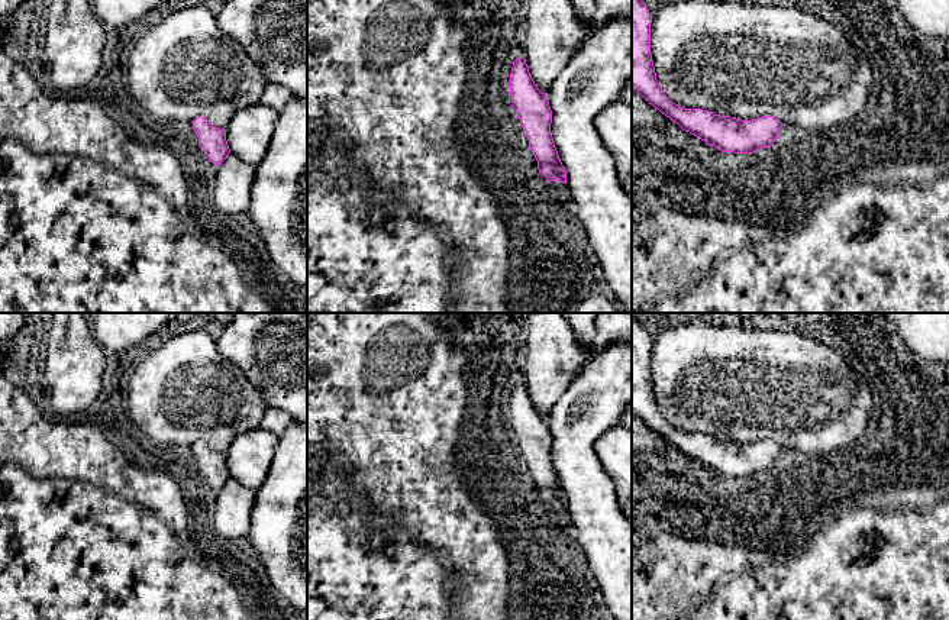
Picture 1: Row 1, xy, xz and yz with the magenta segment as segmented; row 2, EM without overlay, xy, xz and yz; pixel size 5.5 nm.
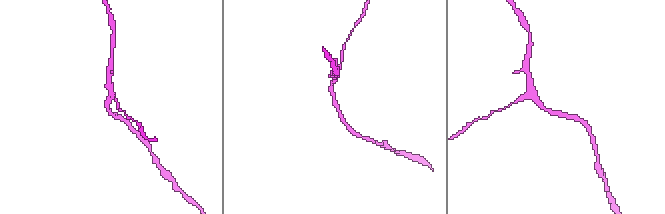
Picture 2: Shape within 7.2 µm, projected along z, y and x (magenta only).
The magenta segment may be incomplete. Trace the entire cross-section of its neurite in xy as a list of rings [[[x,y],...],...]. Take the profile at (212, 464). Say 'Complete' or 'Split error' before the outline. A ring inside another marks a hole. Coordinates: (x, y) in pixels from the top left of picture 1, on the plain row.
Complete. [[[201,440],[196,442],[191,448],[198,462],[198,471],[204,474],[204,478],[214,490],[220,491],[230,478],[226,455],[213,451]]]

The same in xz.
Complete. [[[524,381],[513,387],[510,397],[510,420],[517,436],[523,459],[529,464],[539,497],[548,506],[567,508],[567,494],[562,490],[551,458],[552,435],[546,419],[535,409]]]

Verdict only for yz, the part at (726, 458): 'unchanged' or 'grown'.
unchanged

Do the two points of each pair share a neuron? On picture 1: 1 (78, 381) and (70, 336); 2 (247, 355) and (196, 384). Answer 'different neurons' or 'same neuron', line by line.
1: same neuron
2: different neurons

